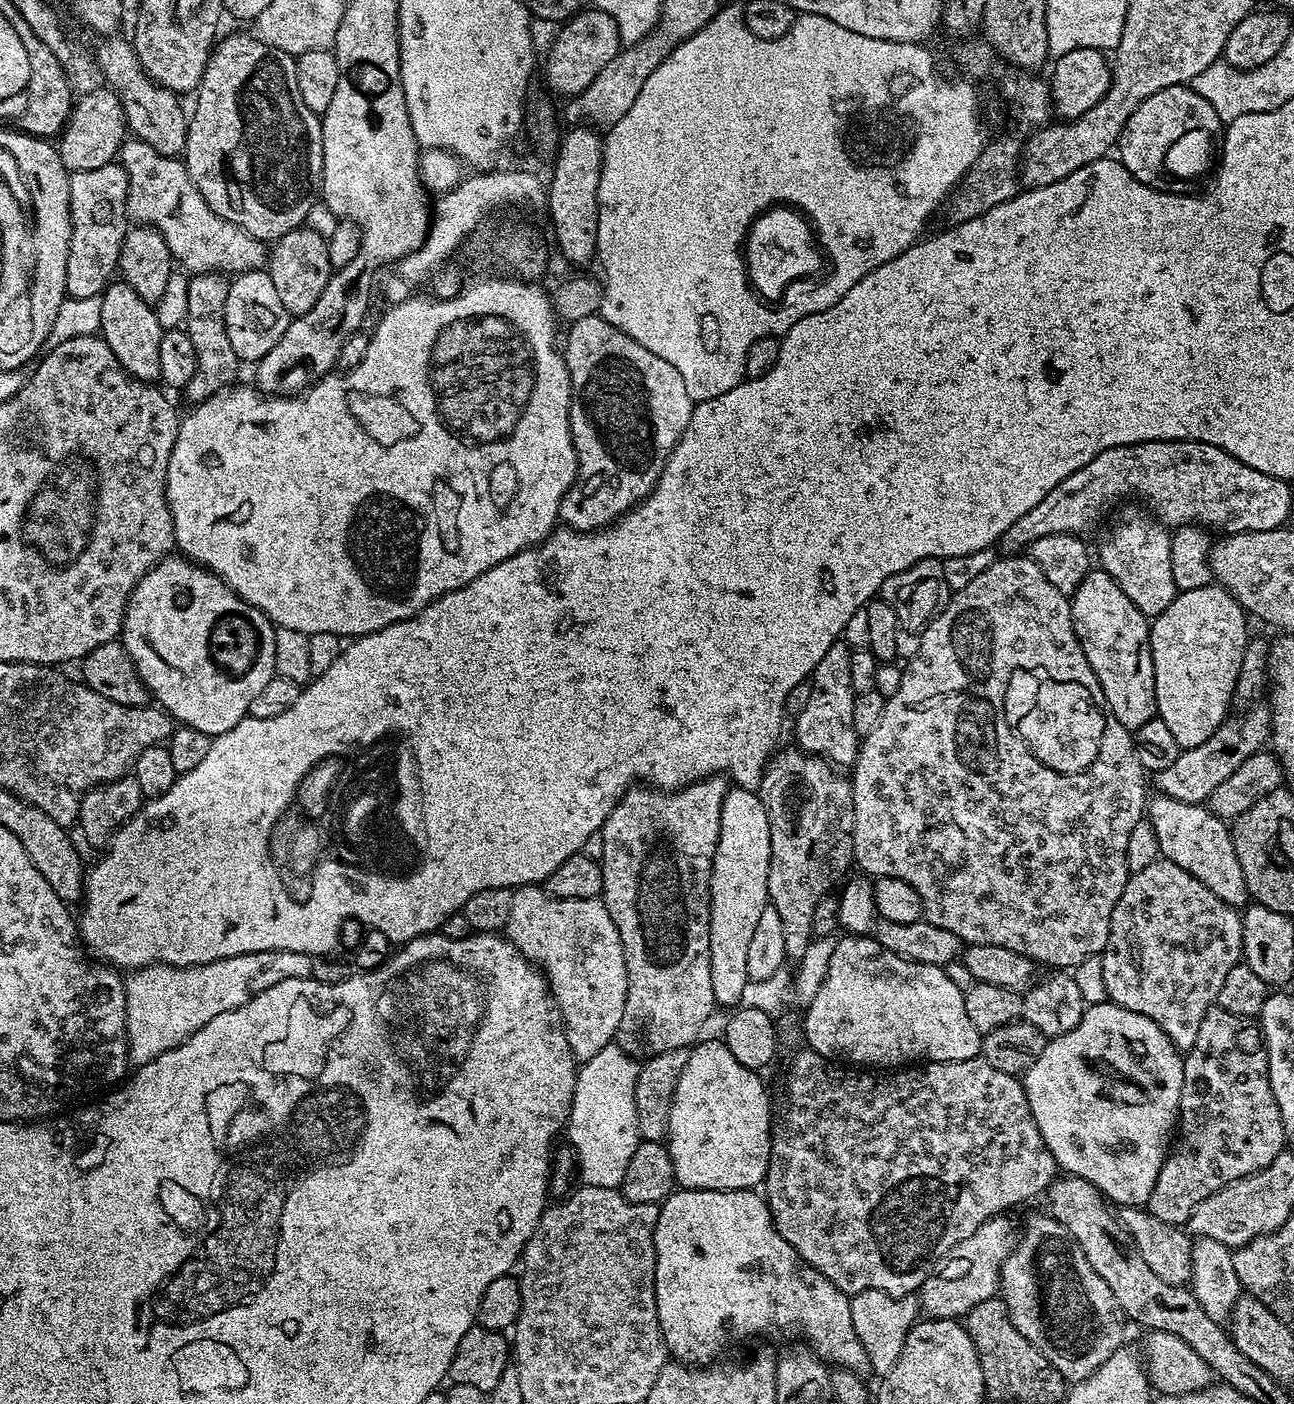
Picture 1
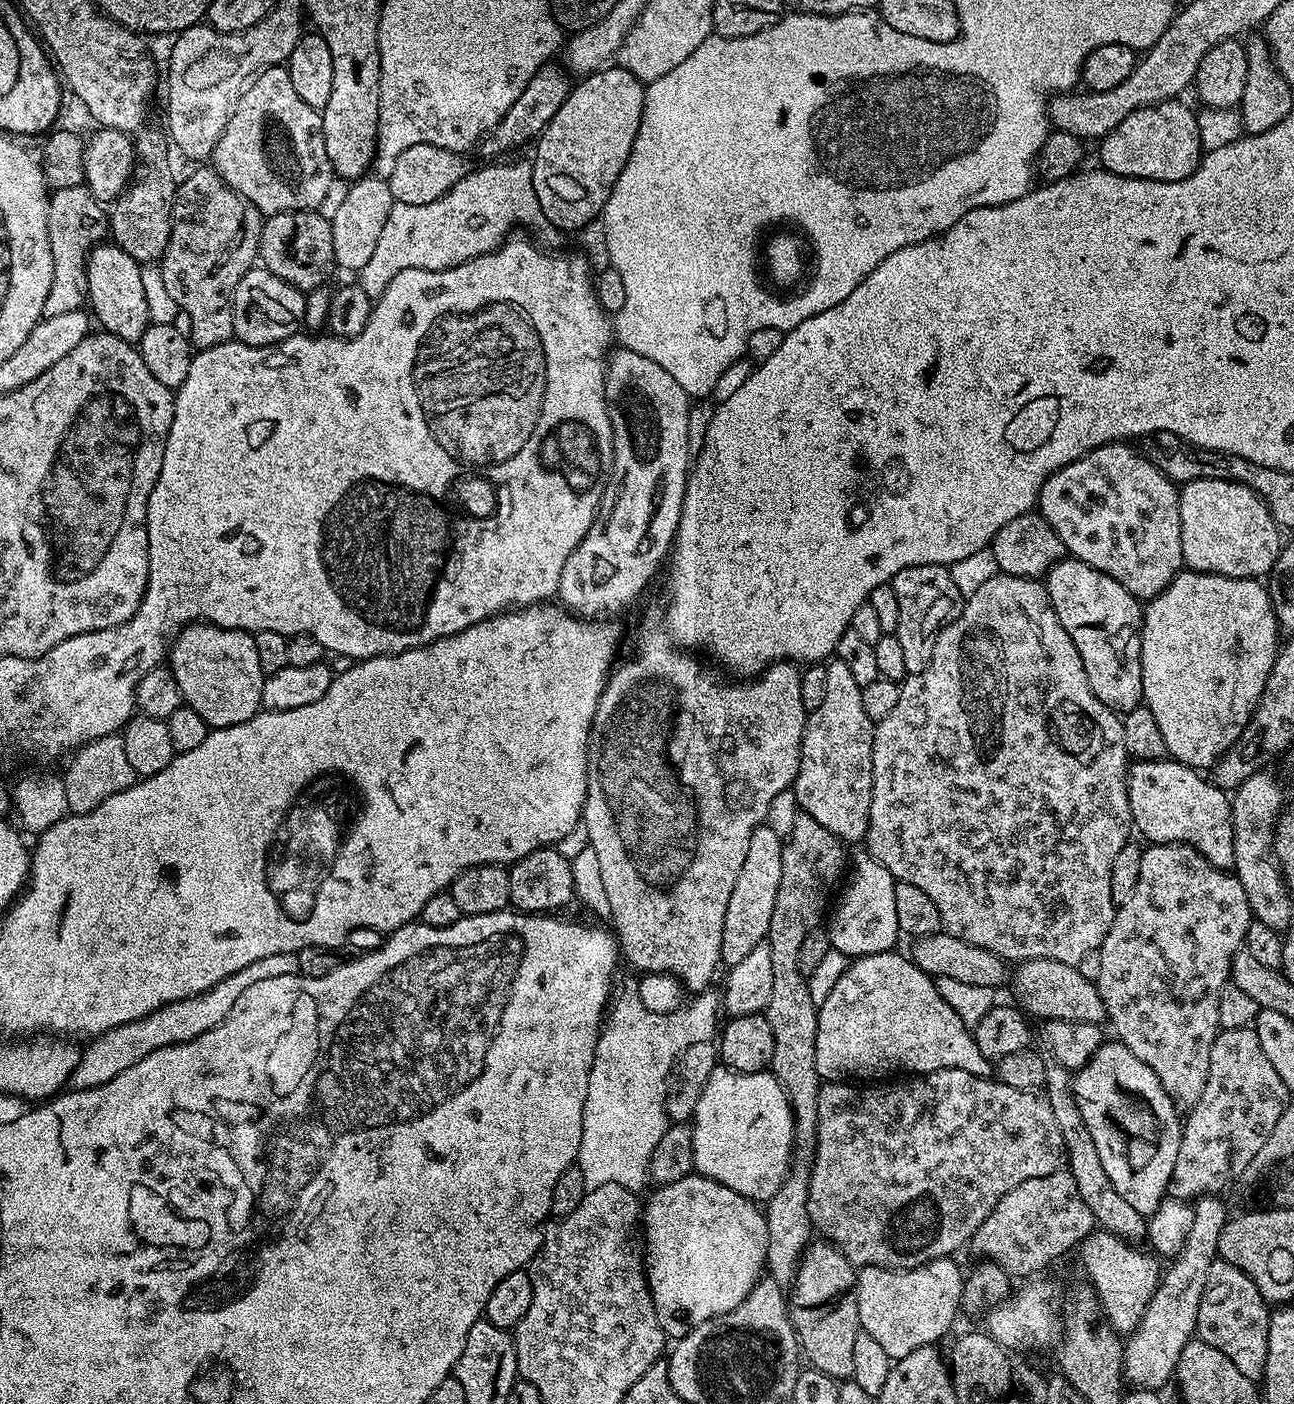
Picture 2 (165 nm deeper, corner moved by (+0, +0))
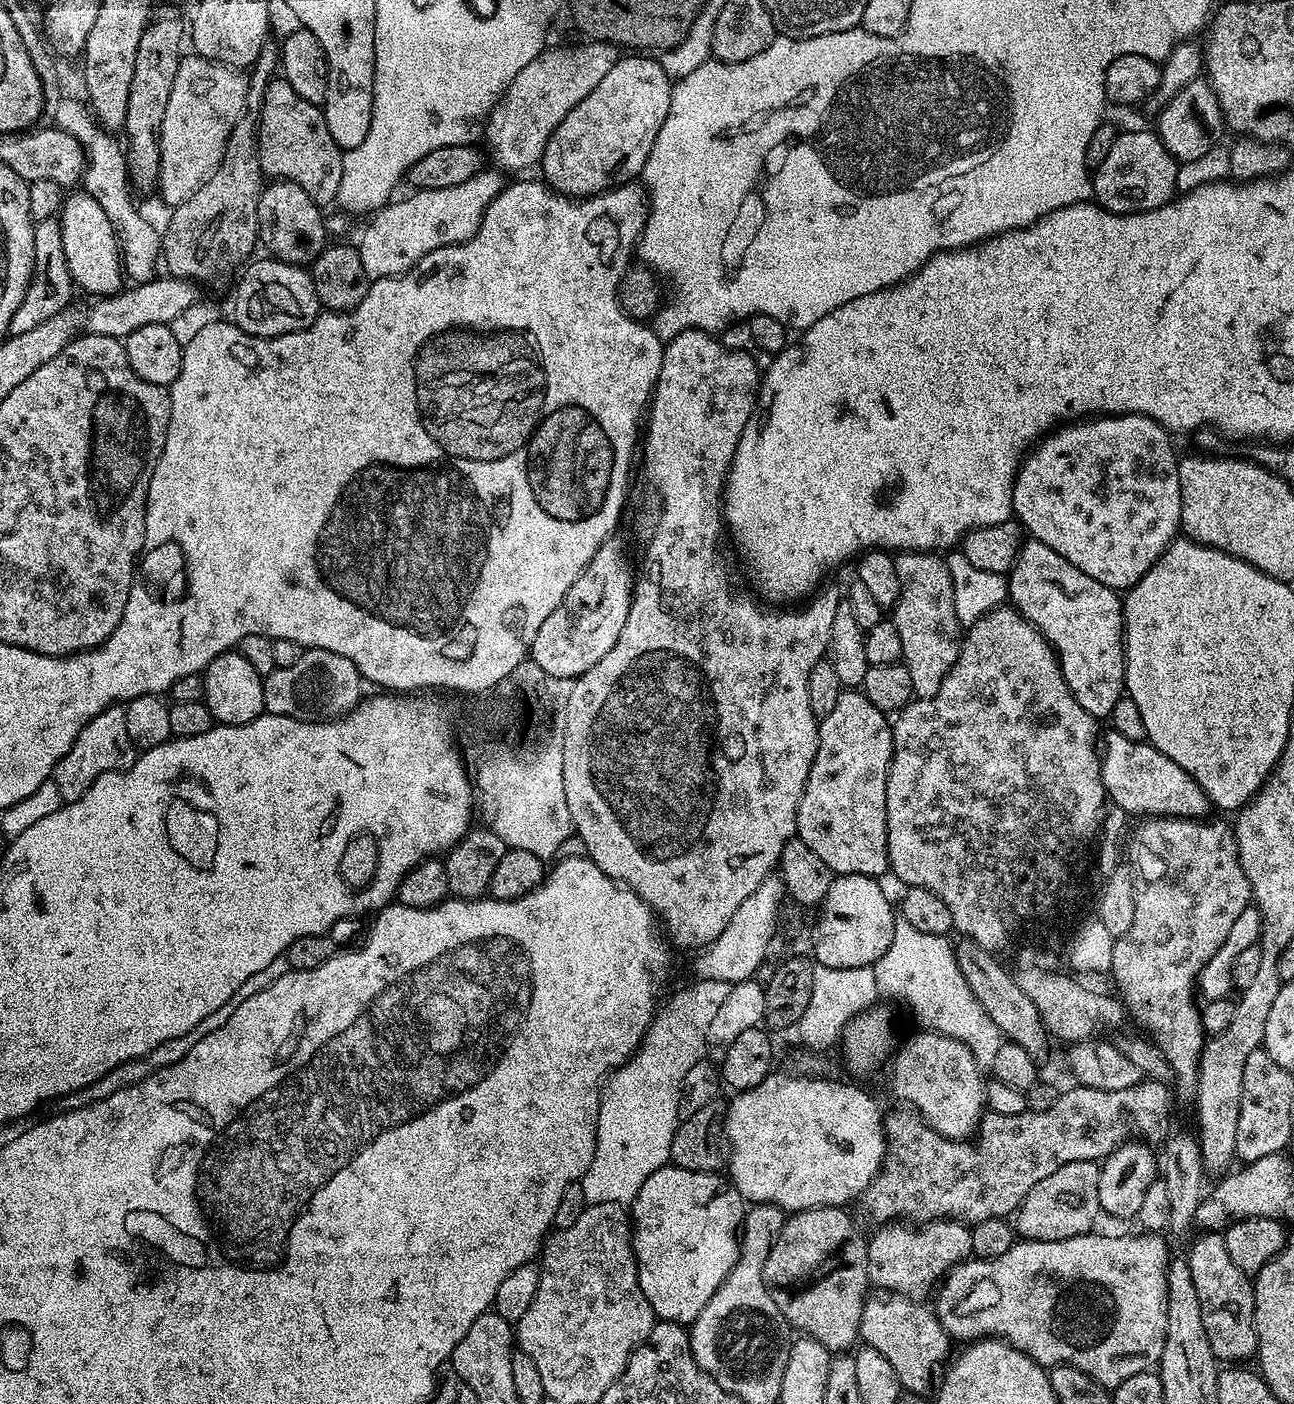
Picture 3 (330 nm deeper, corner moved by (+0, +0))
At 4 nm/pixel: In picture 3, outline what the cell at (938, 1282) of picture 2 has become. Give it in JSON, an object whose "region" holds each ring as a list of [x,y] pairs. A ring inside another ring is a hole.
{"region":[[[929,1220],[926,1224],[916,1227],[884,1226],[879,1229],[873,1240],[867,1241],[868,1246],[868,1279],[888,1294],[916,1294],[924,1292],[936,1279],[956,1267],[957,1264],[972,1256],[972,1229],[959,1220]]]}

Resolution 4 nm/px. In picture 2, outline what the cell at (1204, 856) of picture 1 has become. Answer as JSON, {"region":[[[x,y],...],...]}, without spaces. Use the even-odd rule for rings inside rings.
{"region":[[[1171,758],[1162,760],[1138,760],[1129,767],[1128,770],[1128,797],[1130,798],[1130,814],[1132,815],[1132,826],[1137,833],[1148,839],[1149,845],[1154,844],[1191,844],[1192,847],[1200,851],[1200,853],[1209,860],[1216,868],[1225,870],[1231,869],[1235,862],[1234,856],[1234,830],[1232,829],[1232,806],[1230,796],[1225,789],[1217,788],[1211,779],[1203,780],[1201,773],[1194,768],[1188,768],[1185,764],[1180,764]]]}

